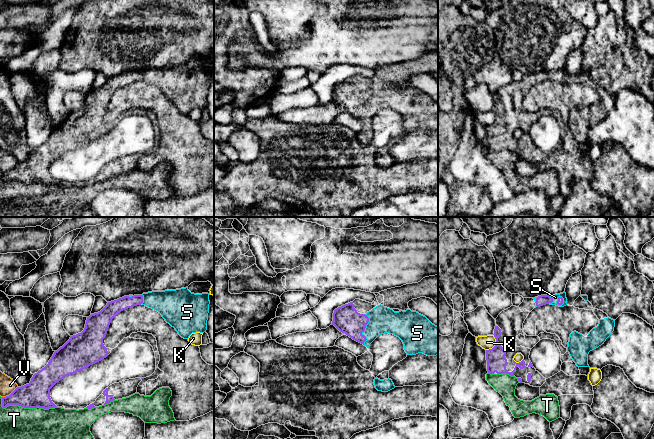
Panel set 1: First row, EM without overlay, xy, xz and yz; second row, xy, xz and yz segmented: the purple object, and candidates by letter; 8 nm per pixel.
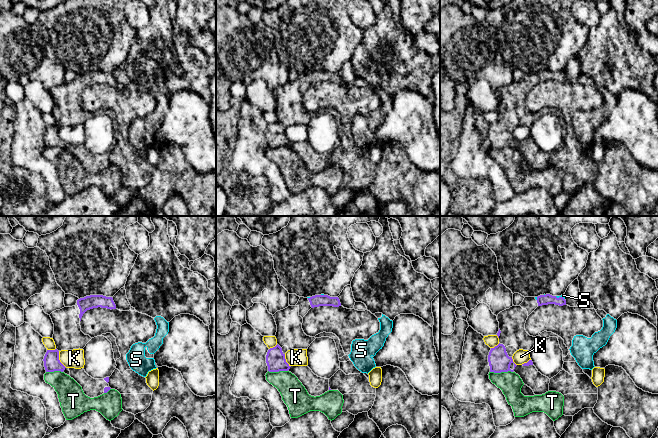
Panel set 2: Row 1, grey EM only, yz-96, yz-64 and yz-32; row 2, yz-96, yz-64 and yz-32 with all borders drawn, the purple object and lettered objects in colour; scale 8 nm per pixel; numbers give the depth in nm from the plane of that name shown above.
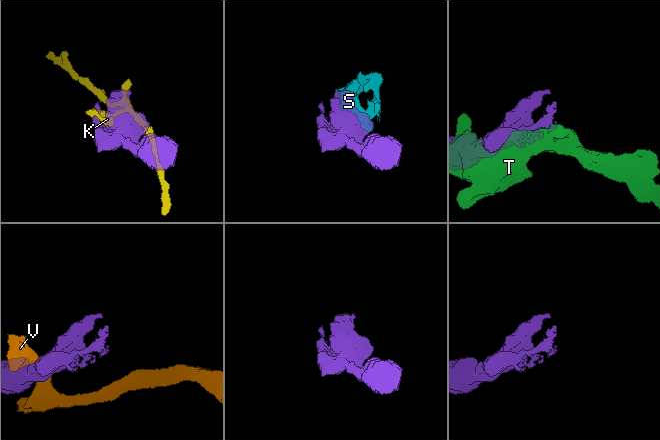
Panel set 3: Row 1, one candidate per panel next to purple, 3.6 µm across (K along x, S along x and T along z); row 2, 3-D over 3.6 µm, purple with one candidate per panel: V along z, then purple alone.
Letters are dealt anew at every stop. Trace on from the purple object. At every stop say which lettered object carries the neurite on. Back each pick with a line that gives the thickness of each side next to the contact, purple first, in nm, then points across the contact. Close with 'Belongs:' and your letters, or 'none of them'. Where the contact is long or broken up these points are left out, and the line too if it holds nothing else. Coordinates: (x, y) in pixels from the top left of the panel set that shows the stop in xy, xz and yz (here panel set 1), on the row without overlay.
S: 220 nm thick on the purple side, 220 nm on the other; runs through xz (346, 95), (364, 105), (382, 96)
Belongs: S

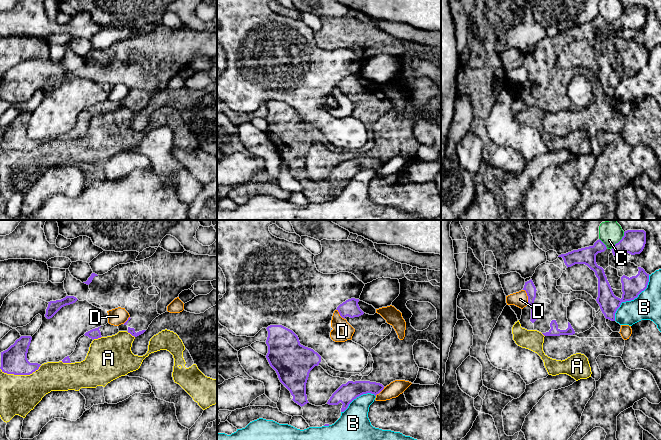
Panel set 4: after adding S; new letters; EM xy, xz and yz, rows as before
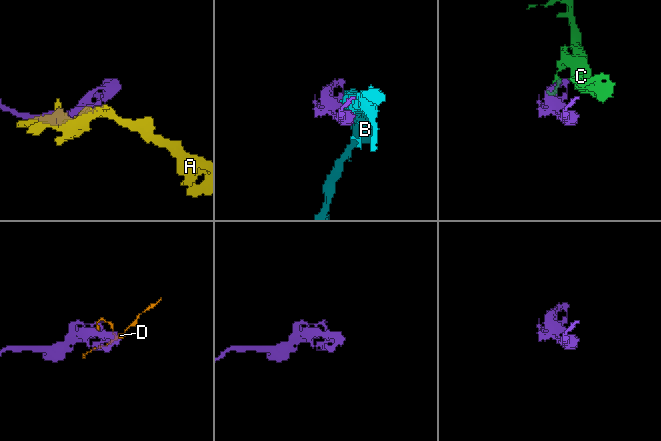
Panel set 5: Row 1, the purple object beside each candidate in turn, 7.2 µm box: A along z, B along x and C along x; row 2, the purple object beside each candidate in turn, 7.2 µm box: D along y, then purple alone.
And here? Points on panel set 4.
Belongs: none of them

